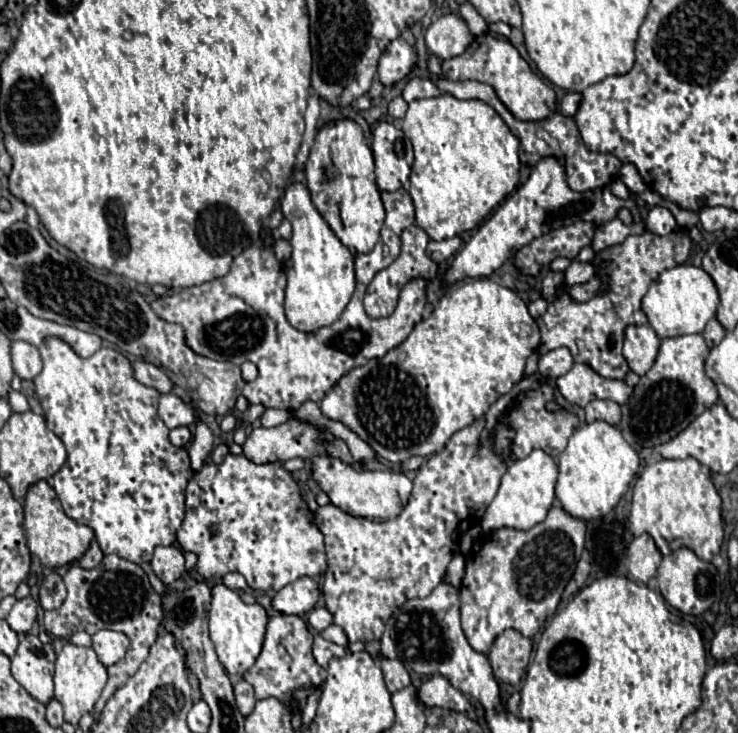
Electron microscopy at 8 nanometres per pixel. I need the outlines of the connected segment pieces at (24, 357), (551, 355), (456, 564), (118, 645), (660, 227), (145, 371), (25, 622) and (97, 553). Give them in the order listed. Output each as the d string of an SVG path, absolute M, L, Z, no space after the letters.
M12 342L12 364L22 380L32 380L42 370L40 352L28 342Z
M568 348L550 350L538 360L538 372L546 378L560 378L560 374L566 374L572 366L574 366L574 358Z
M456 554L448 566L448 572L446 572L446 578L444 582L460 588L460 582L462 582L462 576L464 576L464 556L462 554Z
M98 630L92 636L92 648L104 666L112 666L120 658L124 658L128 648L128 638L114 630Z
M654 206L646 218L646 228L654 234L660 234L660 236L666 236L670 232L676 230L676 220L674 216L670 214L668 208L662 208L662 206Z
M134 360L130 362L132 370L134 370L134 378L150 388L156 388L160 394L168 394L172 390L172 380L166 376L164 370L160 370L158 366L146 362L146 360Z
M32 596L18 600L14 604L14 608L10 610L8 618L6 618L6 622L10 624L10 628L14 632L18 632L18 634L28 634L30 628L32 628L32 624L36 622L36 606L38 604L34 602Z
M94 540L78 564L80 564L80 568L86 568L86 570L90 570L90 568L98 566L98 564L102 562L102 558L104 558L104 554L102 554L102 550L100 550L98 542Z

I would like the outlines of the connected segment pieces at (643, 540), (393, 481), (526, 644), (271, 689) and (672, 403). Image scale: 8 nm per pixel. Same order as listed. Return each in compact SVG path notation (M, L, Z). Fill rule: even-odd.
M642 534L630 542L626 568L634 580L646 584L656 574L660 560L662 560L662 554L656 548L650 534Z
M316 456L312 458L312 462L314 462L314 480L328 494L330 502L352 516L368 520L390 520L396 518L402 512L402 508L408 504L412 492L412 480L402 472L356 470L350 464L344 464L328 456Z
M504 630L492 644L488 660L494 676L506 684L518 684L530 662L532 640L518 630Z
M288 614L272 616L266 626L266 638L264 638L262 652L256 658L254 666L246 670L242 678L254 686L258 700L274 696L284 702L290 702L294 688L320 686L326 678L326 668L318 666L312 656L312 634L308 632L304 620L300 616L288 616Z
M700 334L662 340L654 366L640 378L630 400L622 404L620 430L632 446L654 448L670 442L680 430L686 430L690 422L720 400L714 382L704 372L708 352L710 350Z

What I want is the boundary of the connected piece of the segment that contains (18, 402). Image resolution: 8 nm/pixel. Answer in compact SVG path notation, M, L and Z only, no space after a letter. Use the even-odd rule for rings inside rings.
M12 392L12 394L8 394L8 400L10 400L10 406L12 406L14 412L26 412L26 410L30 410L28 400L26 400L26 396L24 396L22 392Z

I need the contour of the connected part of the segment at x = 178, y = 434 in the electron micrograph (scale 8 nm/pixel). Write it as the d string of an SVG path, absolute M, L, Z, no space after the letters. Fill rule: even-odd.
M180 426L180 428L170 430L170 442L174 446L186 446L188 444L188 428Z

